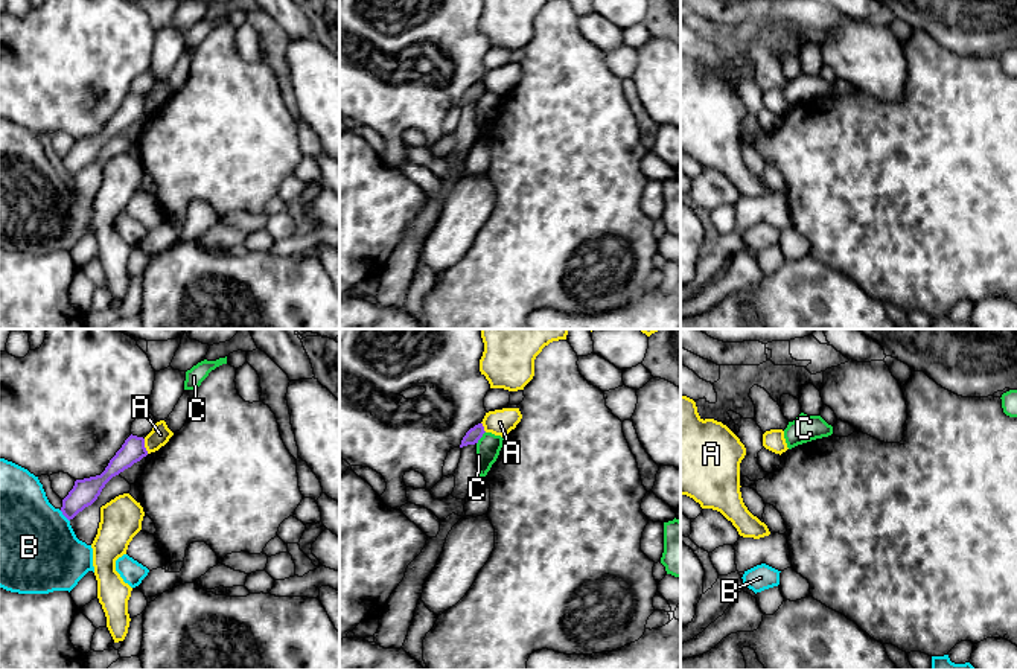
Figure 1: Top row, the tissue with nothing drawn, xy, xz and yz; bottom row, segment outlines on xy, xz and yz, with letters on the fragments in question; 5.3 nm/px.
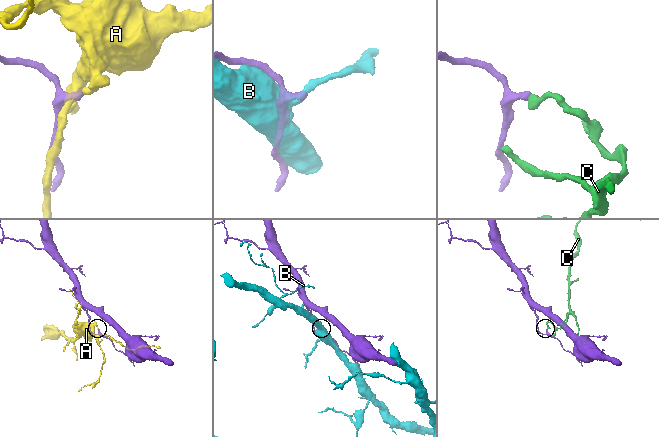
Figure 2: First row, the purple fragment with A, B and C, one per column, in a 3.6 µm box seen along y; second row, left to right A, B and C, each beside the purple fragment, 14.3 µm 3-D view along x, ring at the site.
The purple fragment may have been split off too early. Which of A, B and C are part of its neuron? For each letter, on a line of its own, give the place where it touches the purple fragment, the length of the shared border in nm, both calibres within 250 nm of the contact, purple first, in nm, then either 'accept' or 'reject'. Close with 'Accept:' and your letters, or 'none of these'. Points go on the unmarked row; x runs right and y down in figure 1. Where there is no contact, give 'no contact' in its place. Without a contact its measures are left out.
A: xy (143, 105) | 80 nm | 120/110 nm | reject
B: xy (64, 174) | 80 nm | 140/420 nm | reject
C: xz (481, 95) | 80 nm | 80/130 nm | reject
Accept: none of these

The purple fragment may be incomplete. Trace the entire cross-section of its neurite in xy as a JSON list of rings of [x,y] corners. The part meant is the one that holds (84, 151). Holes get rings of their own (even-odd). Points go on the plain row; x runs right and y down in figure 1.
[[[129,94],[100,134],[76,139],[73,148],[62,158],[61,171],[70,180],[85,166],[91,164],[105,143],[134,122],[148,114],[145,97]]]

